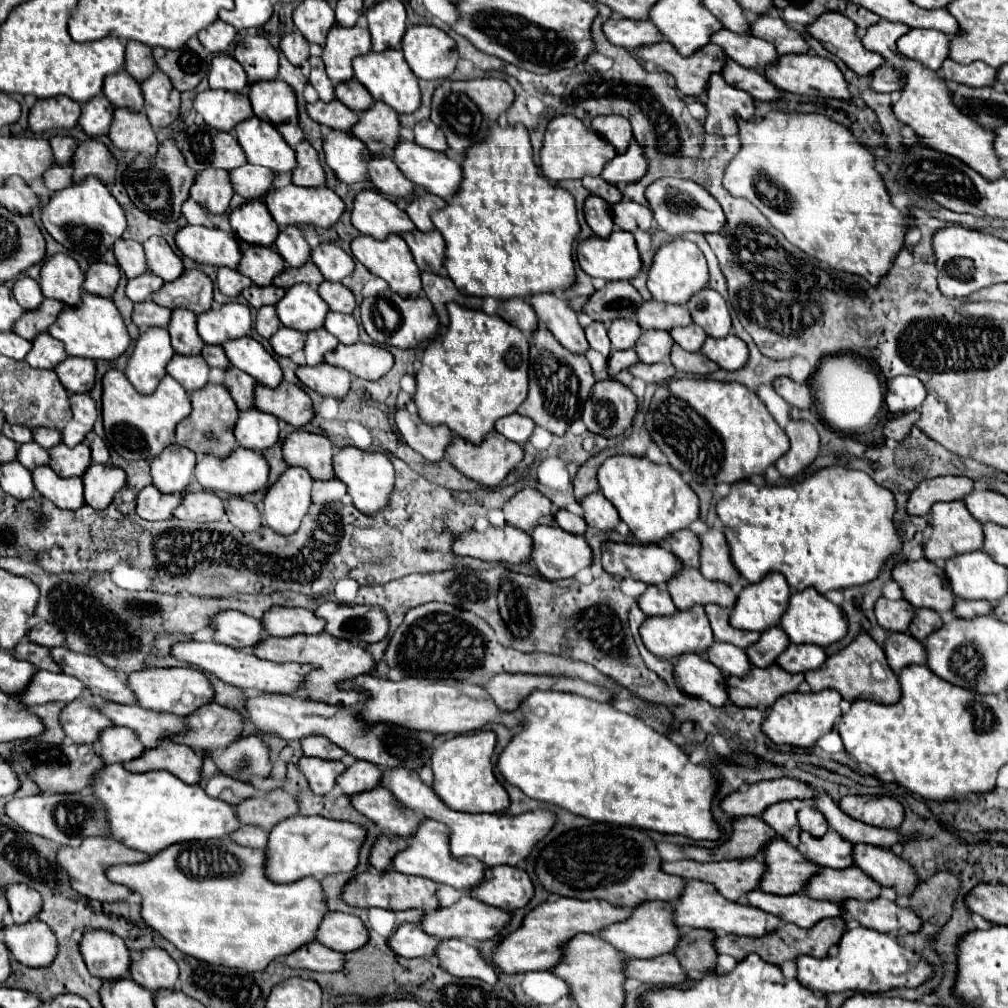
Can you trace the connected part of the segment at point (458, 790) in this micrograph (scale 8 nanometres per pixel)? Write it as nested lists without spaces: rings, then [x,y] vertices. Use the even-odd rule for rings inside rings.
[[[488,729],[470,735],[456,735],[438,745],[432,753],[434,771],[434,793],[456,811],[466,813],[496,813],[510,805],[506,789],[498,783],[492,771],[492,751],[496,745],[496,735]]]

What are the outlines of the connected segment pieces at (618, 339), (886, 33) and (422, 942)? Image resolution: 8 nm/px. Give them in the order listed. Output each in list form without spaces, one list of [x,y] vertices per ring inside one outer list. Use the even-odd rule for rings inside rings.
[[[634,319],[612,321],[612,325],[608,329],[608,337],[616,351],[632,349],[636,345],[636,341],[640,339],[640,335],[642,335],[642,329],[640,329],[640,325],[636,325]]]
[[[880,19],[878,23],[870,25],[866,29],[866,35],[862,37],[862,45],[868,51],[874,51],[878,55],[884,57],[884,61],[888,61],[892,67],[896,67],[896,71],[902,75],[904,85],[898,91],[898,99],[892,103],[892,111],[898,117],[898,121],[906,123],[908,127],[912,127],[920,137],[928,139],[924,141],[924,145],[938,149],[942,153],[948,153],[952,157],[958,157],[960,161],[964,161],[966,165],[970,165],[972,169],[976,169],[982,177],[986,179],[998,179],[1004,175],[1004,169],[1000,167],[1000,161],[994,153],[992,141],[994,141],[994,133],[982,129],[980,125],[976,125],[970,117],[964,117],[952,103],[950,99],[950,91],[948,91],[948,83],[936,75],[936,71],[924,69],[920,63],[898,55],[896,51],[896,39],[902,37],[904,33],[908,33],[910,27],[904,23],[890,23],[886,19]]]
[[[402,923],[388,939],[388,947],[402,957],[432,957],[438,939],[426,935],[420,925]]]

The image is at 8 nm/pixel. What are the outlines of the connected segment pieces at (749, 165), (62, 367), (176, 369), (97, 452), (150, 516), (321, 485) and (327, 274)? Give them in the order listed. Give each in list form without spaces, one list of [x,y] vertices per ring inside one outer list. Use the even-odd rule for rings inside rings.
[[[770,111],[764,119],[756,121],[756,119],[740,119],[736,117],[736,123],[738,123],[738,137],[740,137],[740,151],[734,155],[734,159],[726,165],[726,171],[724,171],[724,179],[722,179],[722,185],[734,195],[734,197],[744,197],[748,199],[750,203],[754,203],[762,213],[764,217],[778,229],[784,233],[784,237],[796,245],[798,249],[802,249],[804,253],[808,253],[810,257],[816,257],[820,261],[826,261],[828,265],[832,265],[834,269],[840,269],[840,271],[848,271],[848,273],[856,273],[856,275],[862,275],[866,281],[870,281],[872,285],[878,283],[878,279],[882,275],[888,273],[888,269],[892,267],[892,259],[896,257],[896,253],[902,249],[902,243],[904,243],[904,221],[902,221],[902,211],[898,211],[896,207],[892,207],[890,203],[890,195],[882,183],[882,177],[880,173],[874,169],[874,157],[856,141],[856,137],[840,123],[824,117],[824,115],[818,115],[818,113],[784,113],[784,111]]]
[[[66,357],[54,371],[70,393],[90,393],[96,383],[96,365],[88,359]]]
[[[174,355],[172,361],[166,367],[168,375],[172,375],[188,393],[202,389],[208,383],[208,363],[198,355],[198,357],[184,357],[184,355]]]
[[[90,431],[88,435],[86,435],[86,441],[84,441],[90,449],[92,449],[92,461],[94,463],[110,463],[110,451],[108,451],[108,447],[106,447],[106,443],[94,433],[94,431]]]
[[[154,485],[144,487],[136,497],[136,513],[146,521],[164,521],[168,517],[174,517],[174,509],[180,505],[182,495],[172,493],[164,495]]]
[[[338,479],[314,481],[312,503],[316,503],[316,505],[326,505],[326,503],[342,501],[344,495],[346,495],[346,485],[342,481],[338,481]]]
[[[320,243],[316,249],[312,249],[312,261],[316,263],[324,279],[334,283],[354,273],[354,259],[332,243]]]

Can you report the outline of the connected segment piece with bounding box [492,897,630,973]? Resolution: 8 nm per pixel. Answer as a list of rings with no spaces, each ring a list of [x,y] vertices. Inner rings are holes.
[[[558,897],[552,901],[544,901],[536,909],[526,913],[522,925],[516,931],[508,933],[500,943],[494,945],[492,963],[502,973],[528,973],[528,971],[550,969],[556,965],[560,957],[560,945],[566,943],[570,937],[582,931],[596,933],[616,921],[624,921],[628,915],[630,915],[628,909],[612,907],[606,901],[598,901],[598,899],[580,901],[580,899]]]

